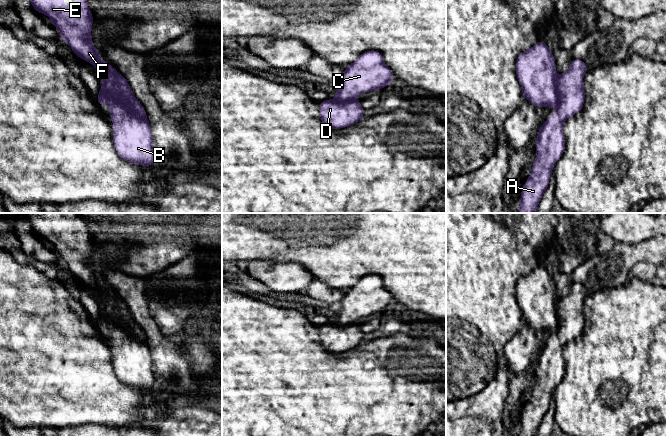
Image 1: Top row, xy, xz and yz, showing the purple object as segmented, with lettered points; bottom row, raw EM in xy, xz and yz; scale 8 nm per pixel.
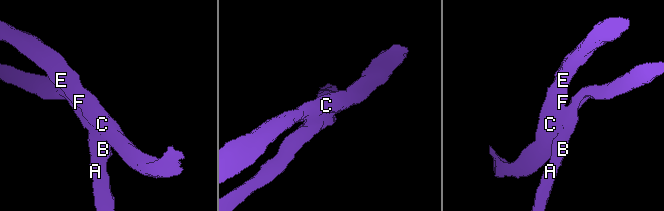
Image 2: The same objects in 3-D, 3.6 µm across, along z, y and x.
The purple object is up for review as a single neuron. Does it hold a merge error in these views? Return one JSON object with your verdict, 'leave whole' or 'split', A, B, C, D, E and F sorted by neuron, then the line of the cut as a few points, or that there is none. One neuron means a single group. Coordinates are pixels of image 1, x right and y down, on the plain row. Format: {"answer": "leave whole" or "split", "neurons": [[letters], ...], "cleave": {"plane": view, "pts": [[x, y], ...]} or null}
{"answer": "split", "neurons": [["A", "B", "D"], ["C", "E", "F"]], "cleave": {"plane": "xy", "pts": [[117, 296], [115, 299], [115, 311], [118, 322]]}}

